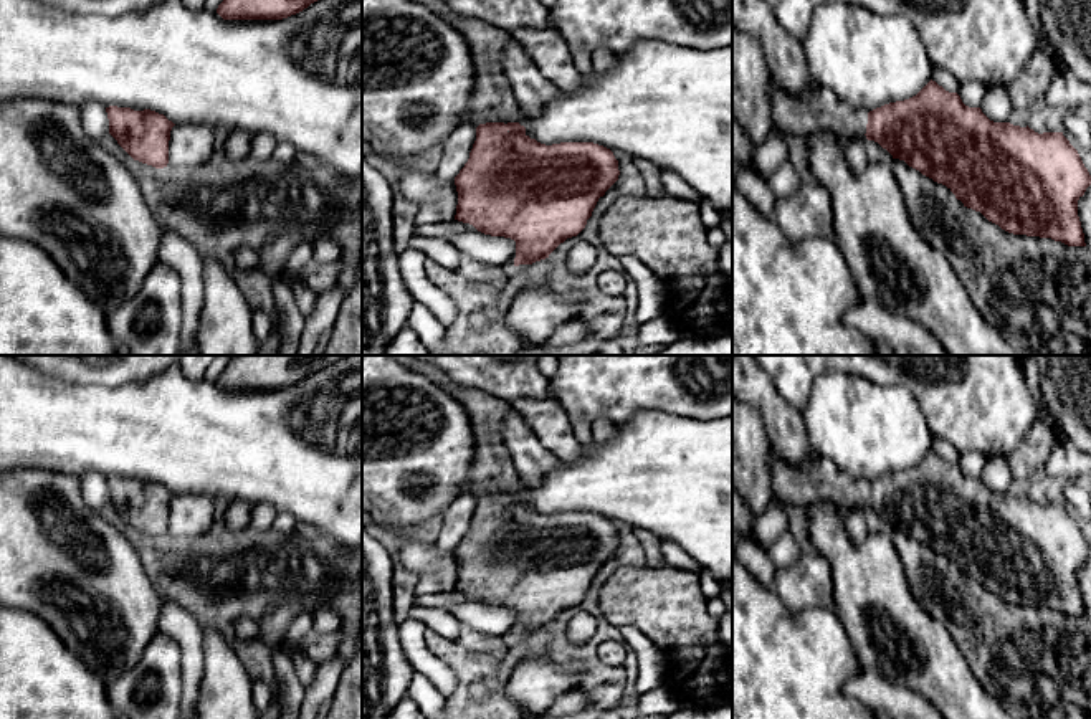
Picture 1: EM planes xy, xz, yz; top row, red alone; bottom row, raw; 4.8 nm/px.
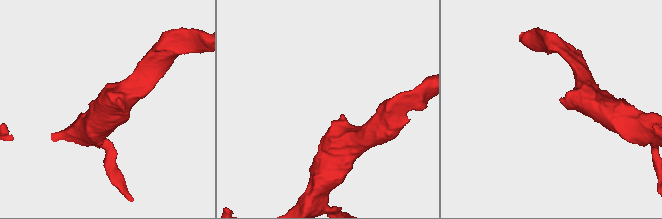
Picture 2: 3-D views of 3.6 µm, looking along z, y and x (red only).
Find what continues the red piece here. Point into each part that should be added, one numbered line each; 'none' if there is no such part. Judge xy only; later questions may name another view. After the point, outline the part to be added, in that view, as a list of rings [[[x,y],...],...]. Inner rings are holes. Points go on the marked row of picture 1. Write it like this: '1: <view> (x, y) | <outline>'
none

